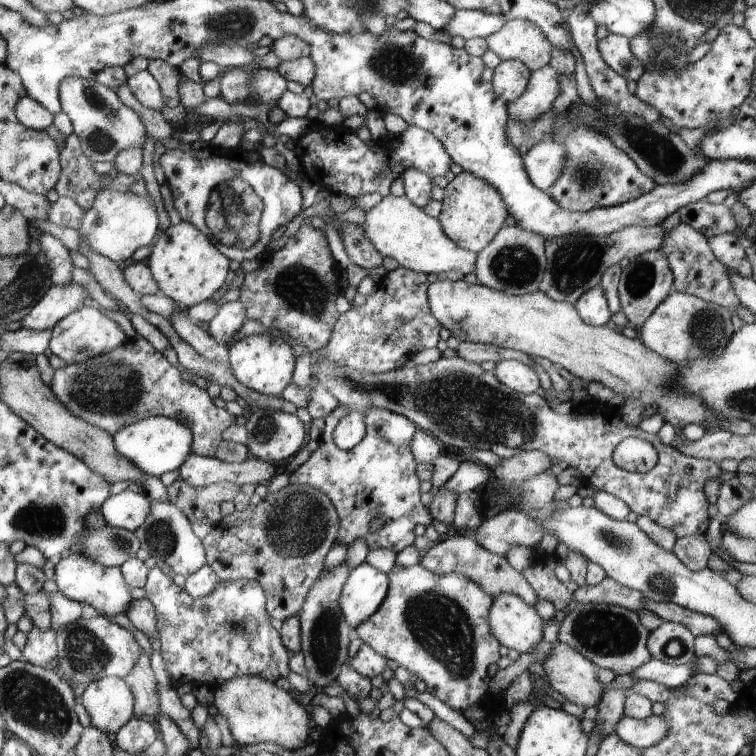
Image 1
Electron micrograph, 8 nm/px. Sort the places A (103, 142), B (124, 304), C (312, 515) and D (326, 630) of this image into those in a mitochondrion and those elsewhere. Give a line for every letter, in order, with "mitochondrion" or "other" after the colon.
A: mitochondrion
B: other
C: mitochondrion
D: mitochondrion

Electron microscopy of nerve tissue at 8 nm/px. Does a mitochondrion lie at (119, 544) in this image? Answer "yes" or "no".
yes

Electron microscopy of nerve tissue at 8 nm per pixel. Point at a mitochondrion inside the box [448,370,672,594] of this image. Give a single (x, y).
(611, 539)

